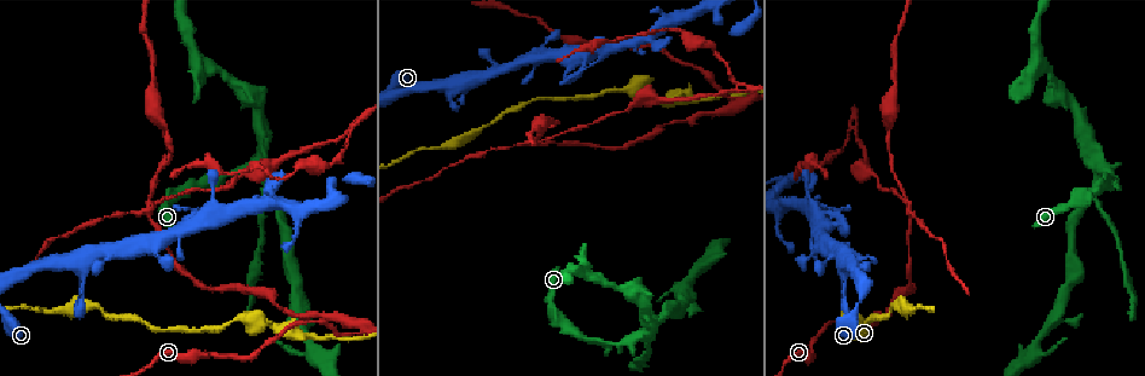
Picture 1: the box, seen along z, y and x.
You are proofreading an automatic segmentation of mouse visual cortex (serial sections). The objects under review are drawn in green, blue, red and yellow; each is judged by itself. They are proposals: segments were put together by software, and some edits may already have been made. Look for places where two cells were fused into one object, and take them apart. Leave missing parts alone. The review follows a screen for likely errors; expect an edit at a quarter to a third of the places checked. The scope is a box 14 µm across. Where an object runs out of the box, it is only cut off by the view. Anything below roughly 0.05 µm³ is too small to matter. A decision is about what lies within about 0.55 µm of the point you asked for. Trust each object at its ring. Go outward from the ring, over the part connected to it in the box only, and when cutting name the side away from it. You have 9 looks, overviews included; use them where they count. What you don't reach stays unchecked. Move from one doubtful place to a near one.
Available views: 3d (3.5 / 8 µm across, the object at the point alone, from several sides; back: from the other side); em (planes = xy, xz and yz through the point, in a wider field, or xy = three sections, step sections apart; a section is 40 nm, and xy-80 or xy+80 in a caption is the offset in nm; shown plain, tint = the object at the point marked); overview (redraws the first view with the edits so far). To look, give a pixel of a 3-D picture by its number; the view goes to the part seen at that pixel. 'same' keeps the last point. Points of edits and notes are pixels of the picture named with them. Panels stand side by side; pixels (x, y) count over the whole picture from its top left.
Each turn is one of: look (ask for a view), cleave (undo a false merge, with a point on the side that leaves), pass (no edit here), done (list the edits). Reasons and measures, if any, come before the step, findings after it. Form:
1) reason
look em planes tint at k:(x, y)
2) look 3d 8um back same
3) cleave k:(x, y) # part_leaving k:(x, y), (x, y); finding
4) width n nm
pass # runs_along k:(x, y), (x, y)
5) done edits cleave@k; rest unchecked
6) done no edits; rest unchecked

sharp bend
look 3d 3.5um at 1:(635, 90)

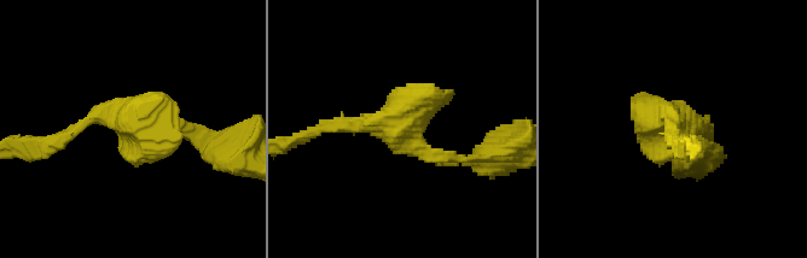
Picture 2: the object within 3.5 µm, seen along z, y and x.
look em planes tint at 2:(126, 120)

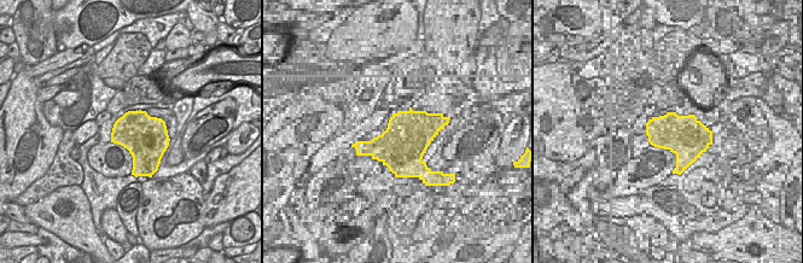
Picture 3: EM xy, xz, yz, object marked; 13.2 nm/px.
pass # runs_along 2:(460, 162), (394, 124), (324, 128); one cell here

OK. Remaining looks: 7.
branch point
look 3d 3.5um at 1:(813, 211)

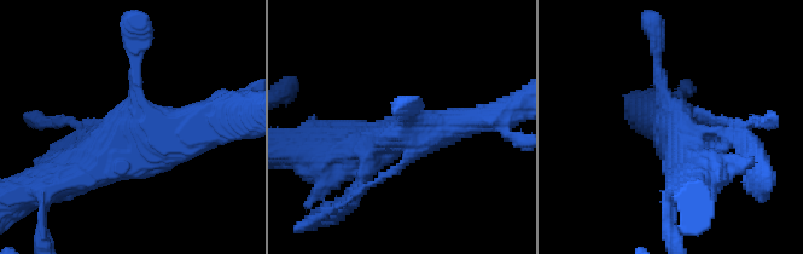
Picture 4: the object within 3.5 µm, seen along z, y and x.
shape alone is not enough
look em xy step 1 tint at 4:(420, 130)

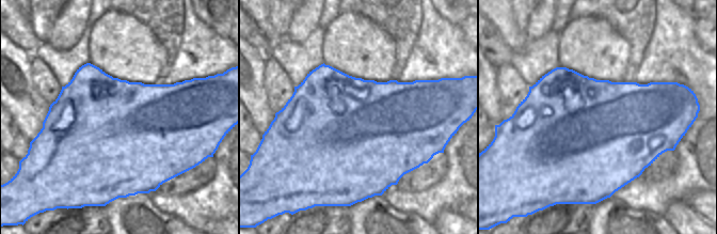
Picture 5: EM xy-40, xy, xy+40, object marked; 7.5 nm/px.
another direction
look em planes tint same

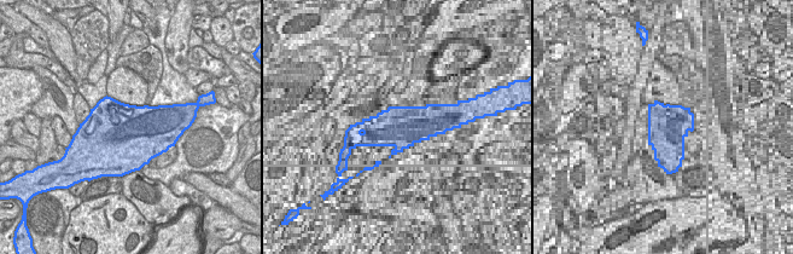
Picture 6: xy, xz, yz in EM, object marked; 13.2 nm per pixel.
cleave 4:(325, 211) # two cells meet here

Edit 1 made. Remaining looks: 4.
sharp bend
look 3d 8um at 1:(745, 100)

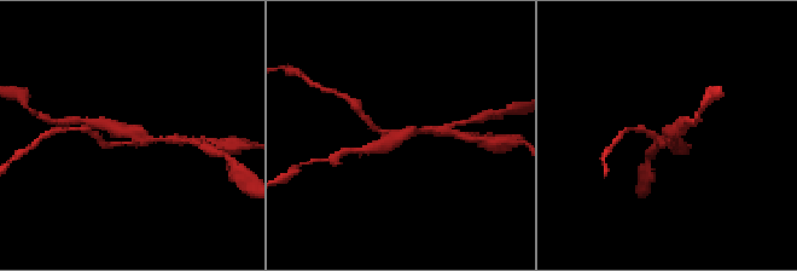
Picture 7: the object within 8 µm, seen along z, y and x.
look em xy step 3 tint at 7:(405, 135)

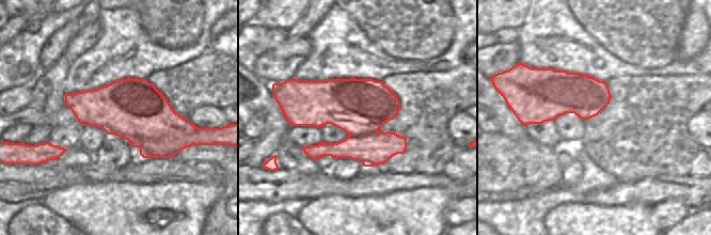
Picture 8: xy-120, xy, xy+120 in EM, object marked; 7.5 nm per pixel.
width 440 nm
cleave 7:(393, 142) # part_leaving 7:(403, 133), (379, 146), (361, 150); two cells meet here

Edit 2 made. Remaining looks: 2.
two arms in line, one across
look 3d 8um at 1:(657, 328)

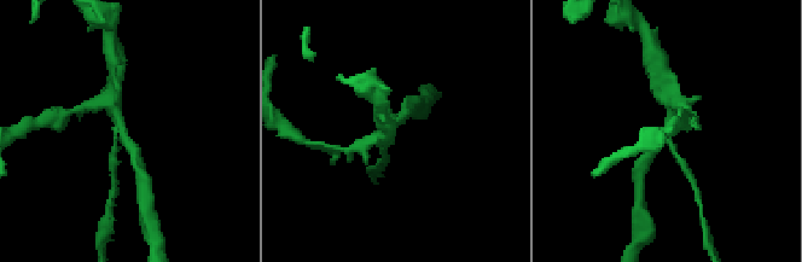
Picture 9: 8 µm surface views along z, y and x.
arms 3; arm_widths 150, 300, 350 nm; need the tissue
look em xy step 2 tint at 9:(395, 131)

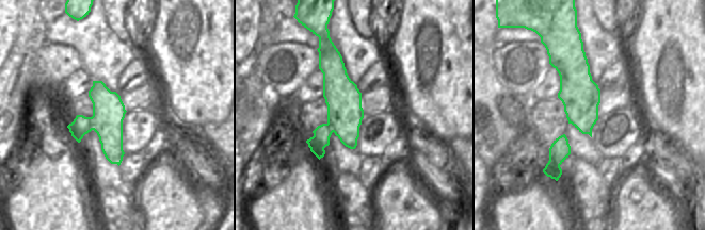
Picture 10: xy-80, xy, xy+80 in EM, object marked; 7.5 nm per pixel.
width 280 nm
cleave 9:(112, 156) # part_leaving 9:(116, 137), (112, 179); a second cell is stuck on

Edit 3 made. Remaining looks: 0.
done edits cleave@4, cleave@7, cleave@9; rest unchecked

